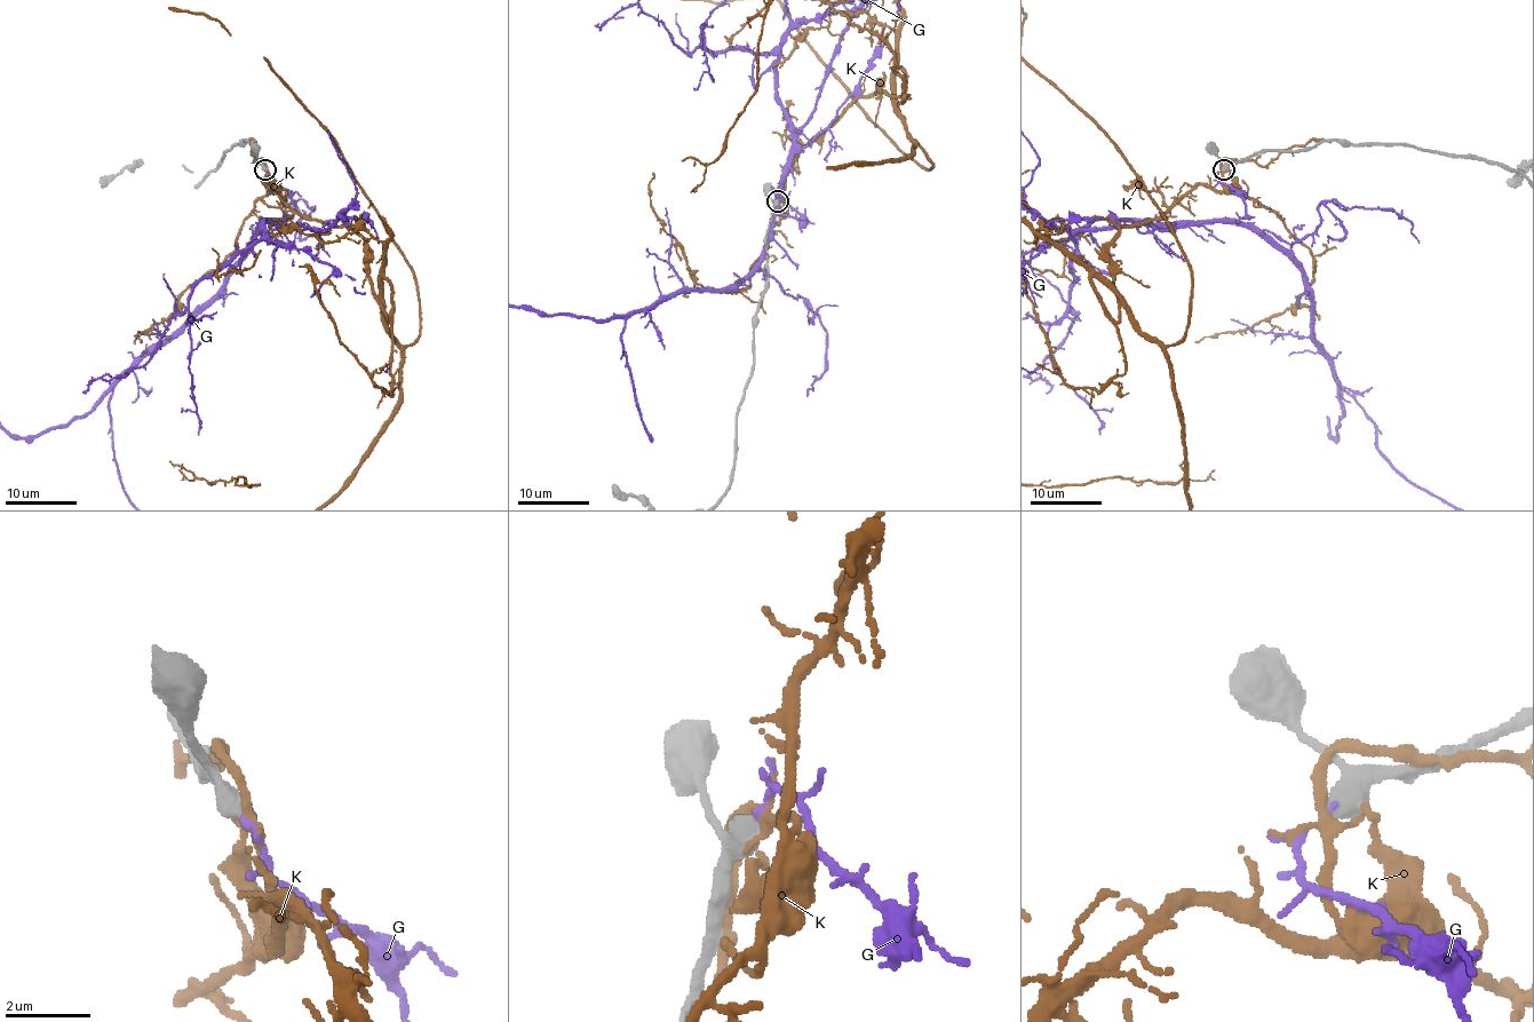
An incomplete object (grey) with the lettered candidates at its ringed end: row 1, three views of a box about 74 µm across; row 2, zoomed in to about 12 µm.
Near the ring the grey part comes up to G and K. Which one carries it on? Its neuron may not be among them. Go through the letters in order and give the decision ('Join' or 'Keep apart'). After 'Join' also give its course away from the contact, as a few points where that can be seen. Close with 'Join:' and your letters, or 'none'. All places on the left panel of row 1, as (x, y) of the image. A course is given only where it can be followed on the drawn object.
G: Keep apart
K: Keep apart
Join: none

